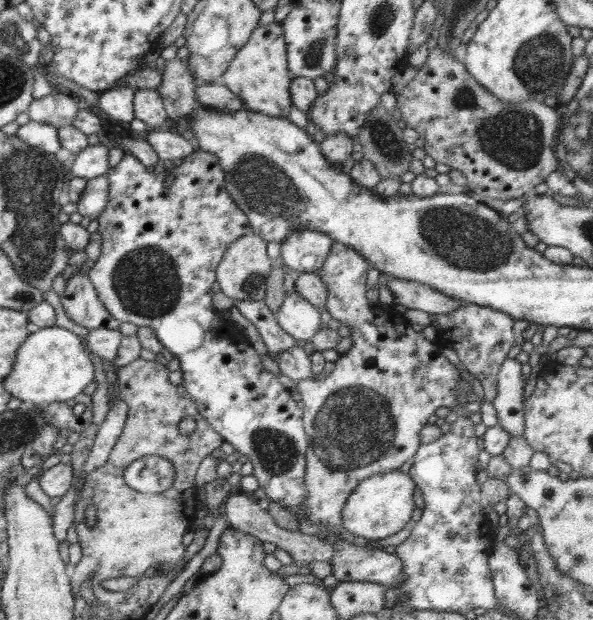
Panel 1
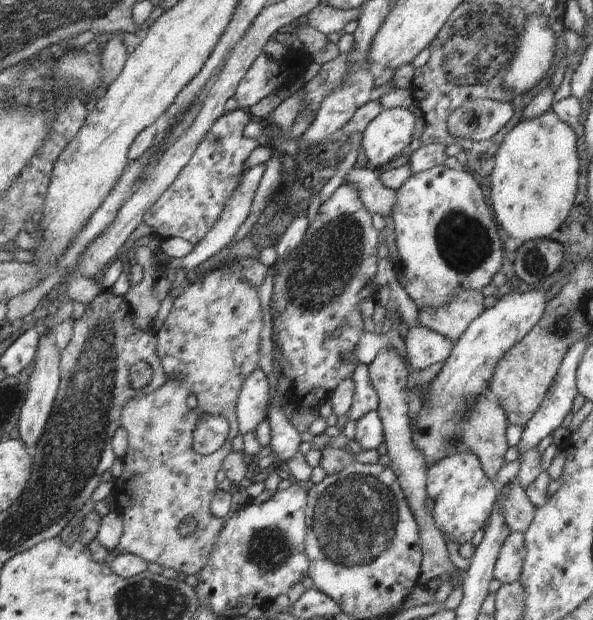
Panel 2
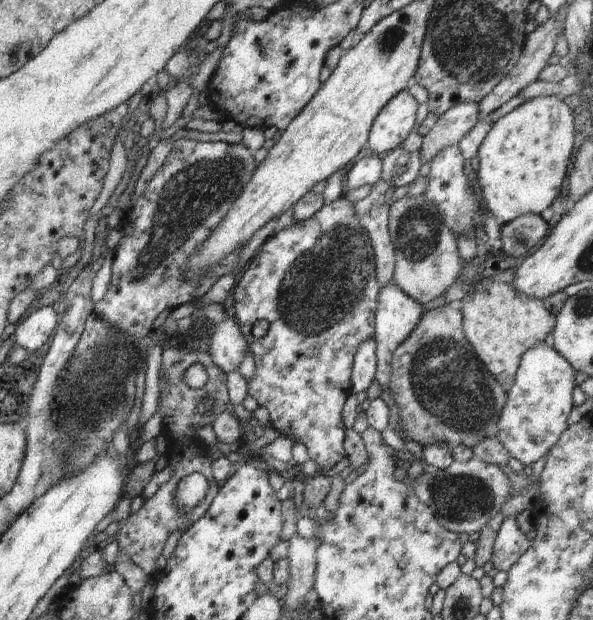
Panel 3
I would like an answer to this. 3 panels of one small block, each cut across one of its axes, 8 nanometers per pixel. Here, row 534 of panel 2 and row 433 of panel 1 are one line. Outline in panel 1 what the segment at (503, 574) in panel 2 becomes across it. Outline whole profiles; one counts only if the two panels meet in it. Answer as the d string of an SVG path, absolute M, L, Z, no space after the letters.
M506 359L500 367L497 374L497 395L493 400L493 405L496 408L496 413L499 420L499 425L509 432L509 436L521 436L525 431L525 419L524 419L524 386L525 380L522 377L522 371L520 370L521 364L516 359Z

